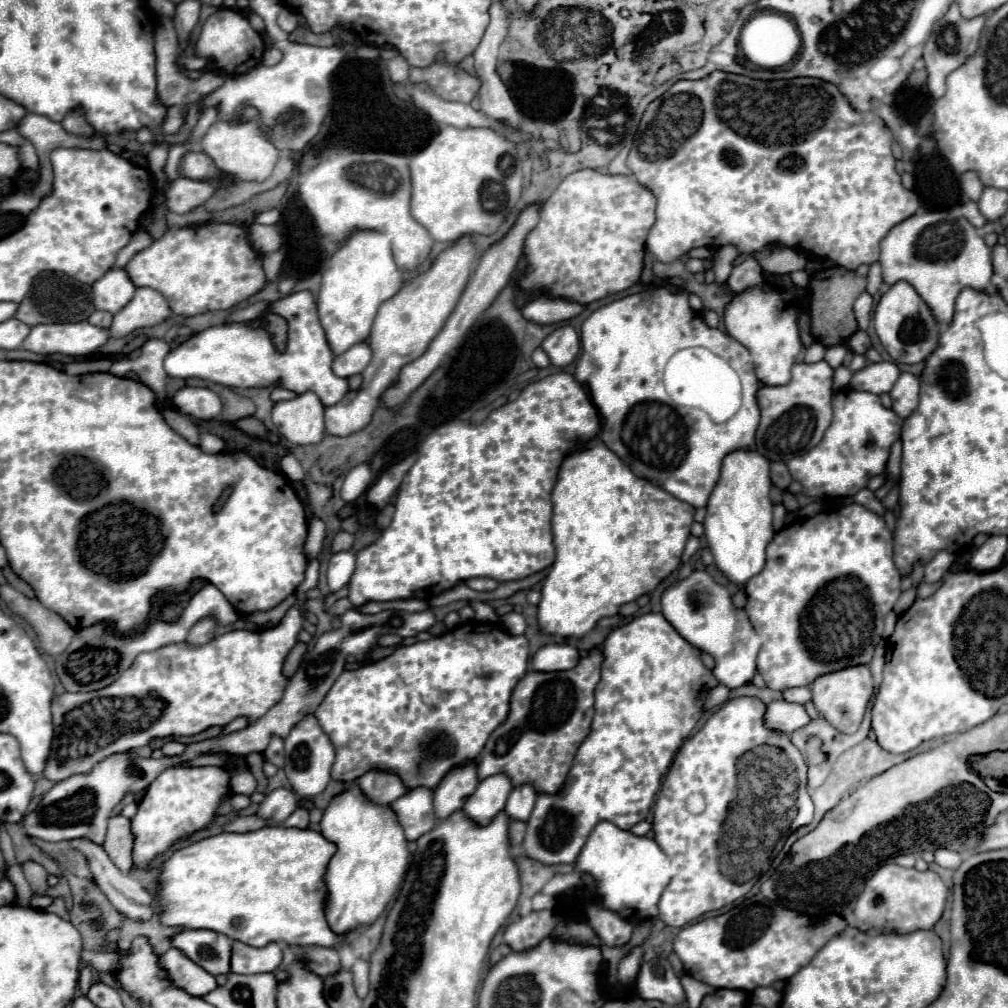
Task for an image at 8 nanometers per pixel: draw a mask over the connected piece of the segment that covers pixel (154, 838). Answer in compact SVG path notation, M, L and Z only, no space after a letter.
M170 767L158 775L140 801L138 813L132 819L134 833L134 865L146 867L158 853L184 839L188 833L204 829L216 813L220 799L228 793L228 773L220 767Z

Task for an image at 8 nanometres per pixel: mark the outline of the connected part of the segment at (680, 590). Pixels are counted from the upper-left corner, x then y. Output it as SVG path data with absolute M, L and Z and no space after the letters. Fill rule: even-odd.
M694 571L688 579L678 581L666 589L662 595L662 615L690 645L714 657L716 665L712 675L720 685L736 689L752 681L756 675L756 655L762 647L762 641L748 621L744 609L734 609L728 591L706 571Z

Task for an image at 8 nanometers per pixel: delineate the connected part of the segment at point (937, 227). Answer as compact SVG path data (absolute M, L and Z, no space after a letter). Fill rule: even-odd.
M924 211L892 227L888 231L888 237L880 241L878 263L882 267L884 283L894 285L896 281L908 281L916 289L916 293L920 293L926 305L932 309L932 315L936 317L940 325L952 323L954 301L962 289L970 287L976 291L986 291L986 287L990 285L990 277L992 277L992 259L990 259L988 245L978 235L978 231L968 223L968 219L960 217L956 211Z

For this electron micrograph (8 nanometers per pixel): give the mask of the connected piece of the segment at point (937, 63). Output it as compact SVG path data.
M952 5L948 9L948 13L934 25L934 31L932 31L928 43L924 45L924 55L922 55L926 73L928 73L928 91L930 91L932 99L938 99L938 97L944 95L944 91L946 91L946 77L954 69L958 69L978 49L978 39L980 39L984 21L986 21L984 15L974 17L974 19L964 19L960 15L958 5Z

